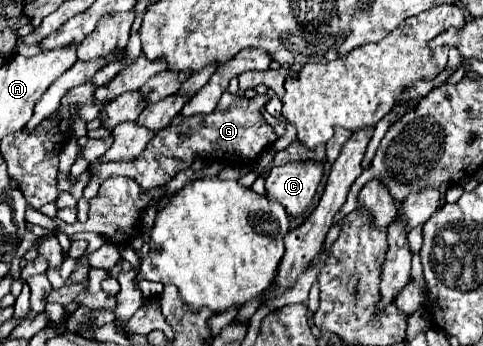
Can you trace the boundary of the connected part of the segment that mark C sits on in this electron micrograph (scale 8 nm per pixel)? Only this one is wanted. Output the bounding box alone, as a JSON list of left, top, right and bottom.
[266,161,324,217]

